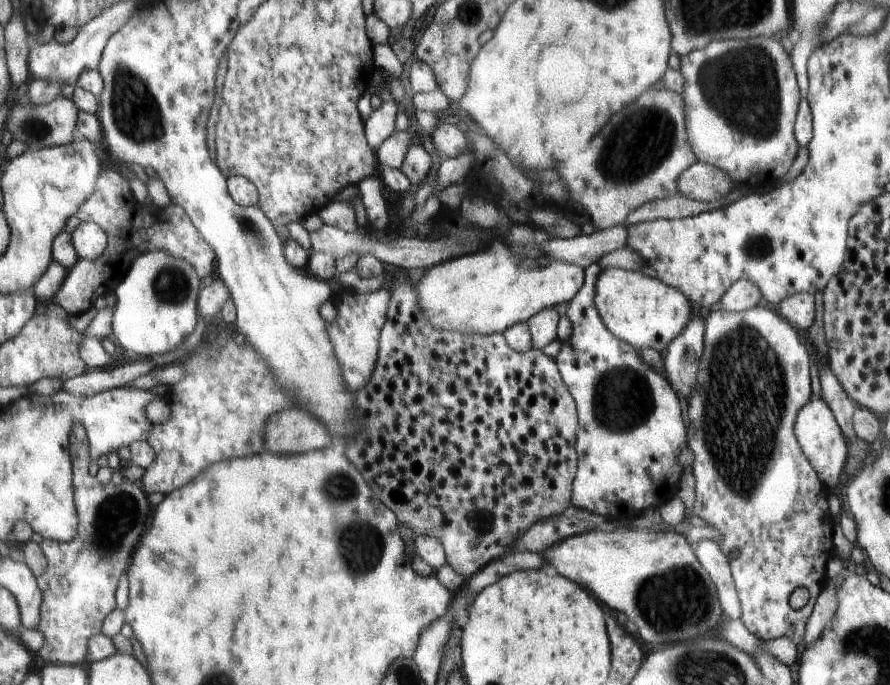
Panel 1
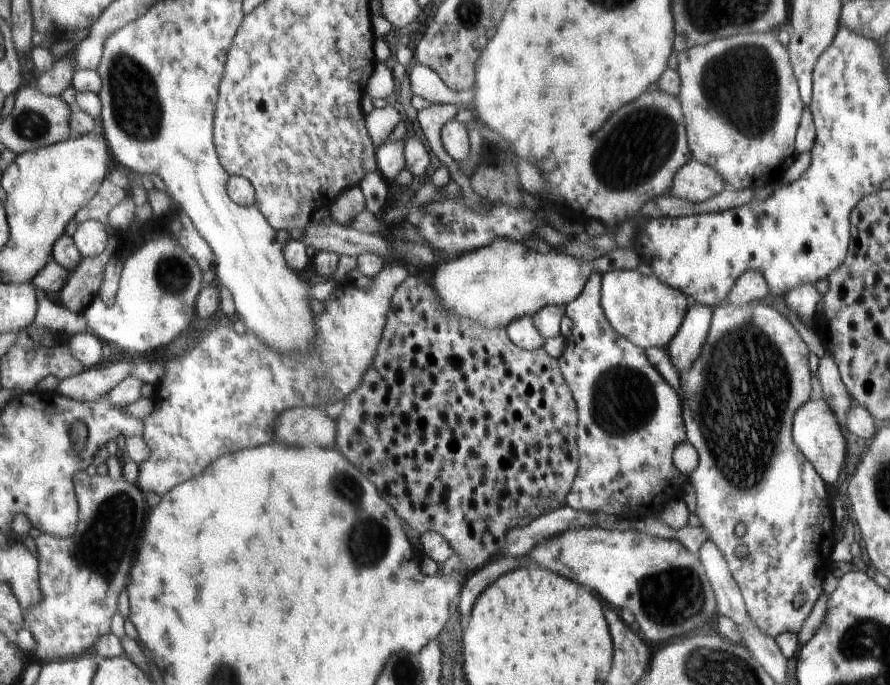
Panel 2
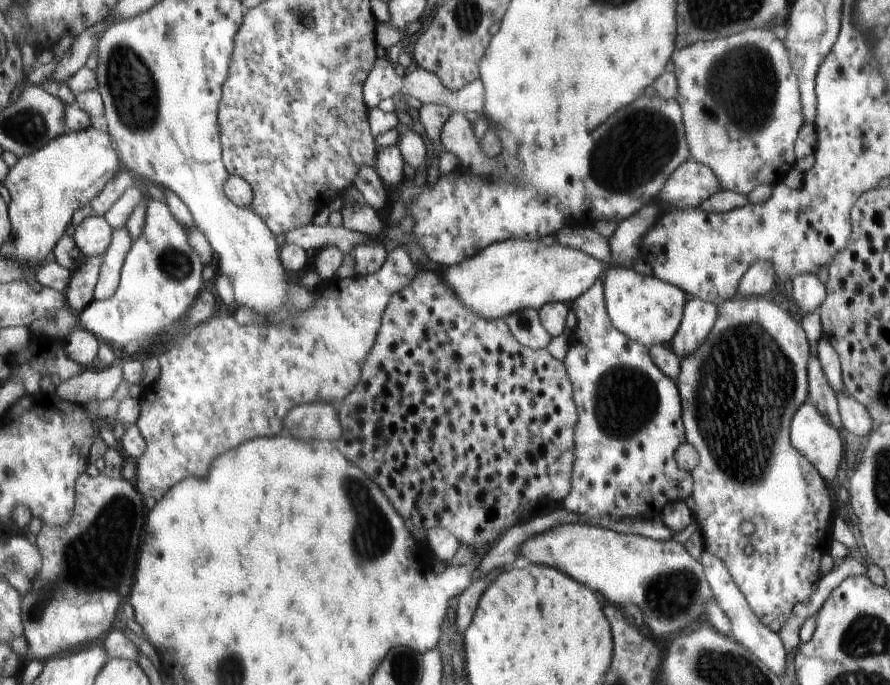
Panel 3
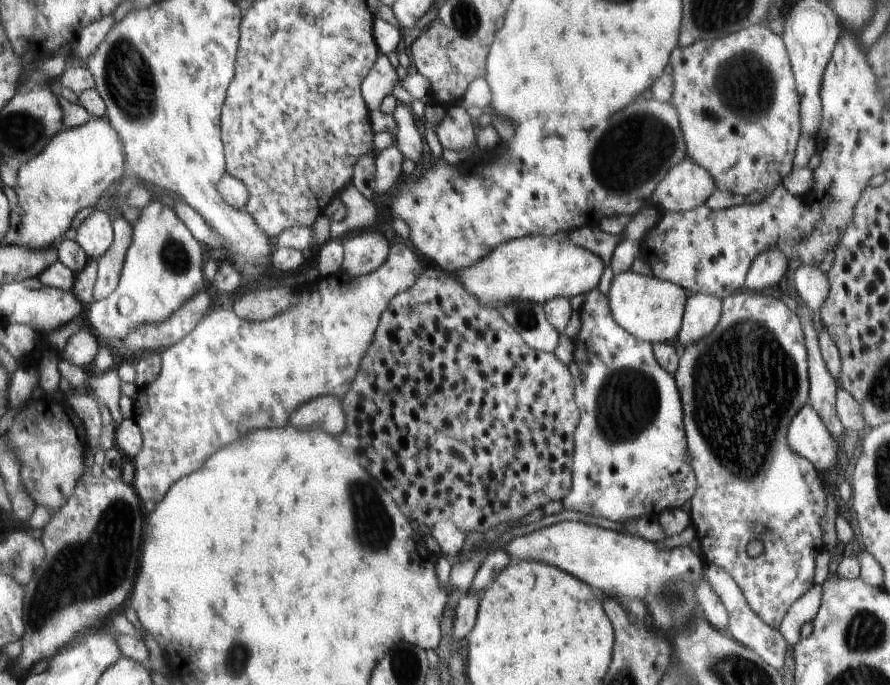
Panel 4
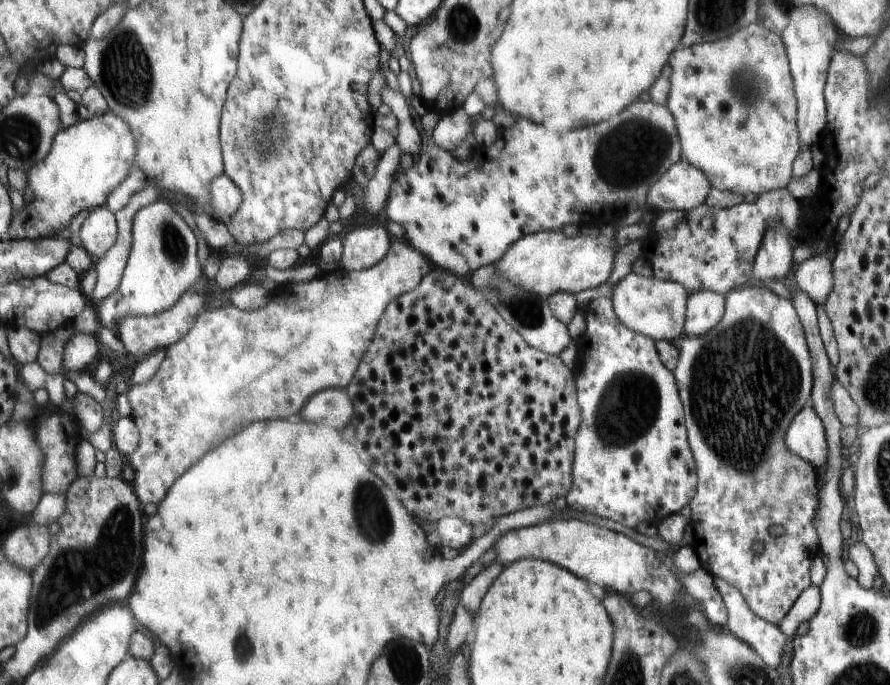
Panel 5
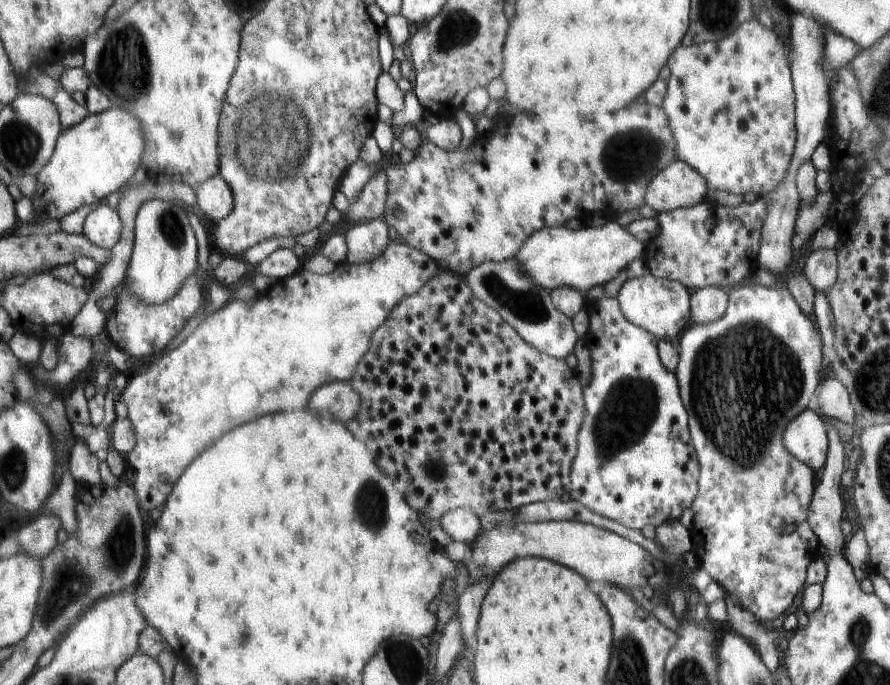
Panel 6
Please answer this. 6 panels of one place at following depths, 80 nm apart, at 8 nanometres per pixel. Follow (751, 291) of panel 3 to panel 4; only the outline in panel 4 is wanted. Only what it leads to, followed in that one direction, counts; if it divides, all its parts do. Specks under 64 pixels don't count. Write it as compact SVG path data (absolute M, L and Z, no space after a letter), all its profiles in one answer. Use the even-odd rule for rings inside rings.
M774 247L760 253L747 274L745 290L766 290L776 286L786 274L788 268L788 253Z

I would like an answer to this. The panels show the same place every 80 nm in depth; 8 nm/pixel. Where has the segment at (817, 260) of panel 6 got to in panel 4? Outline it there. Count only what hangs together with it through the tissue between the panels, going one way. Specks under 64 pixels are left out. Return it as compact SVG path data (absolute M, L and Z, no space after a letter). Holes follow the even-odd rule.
M802 265L794 273L794 288L798 294L797 300L816 312L825 304L831 294L828 274L817 266Z

